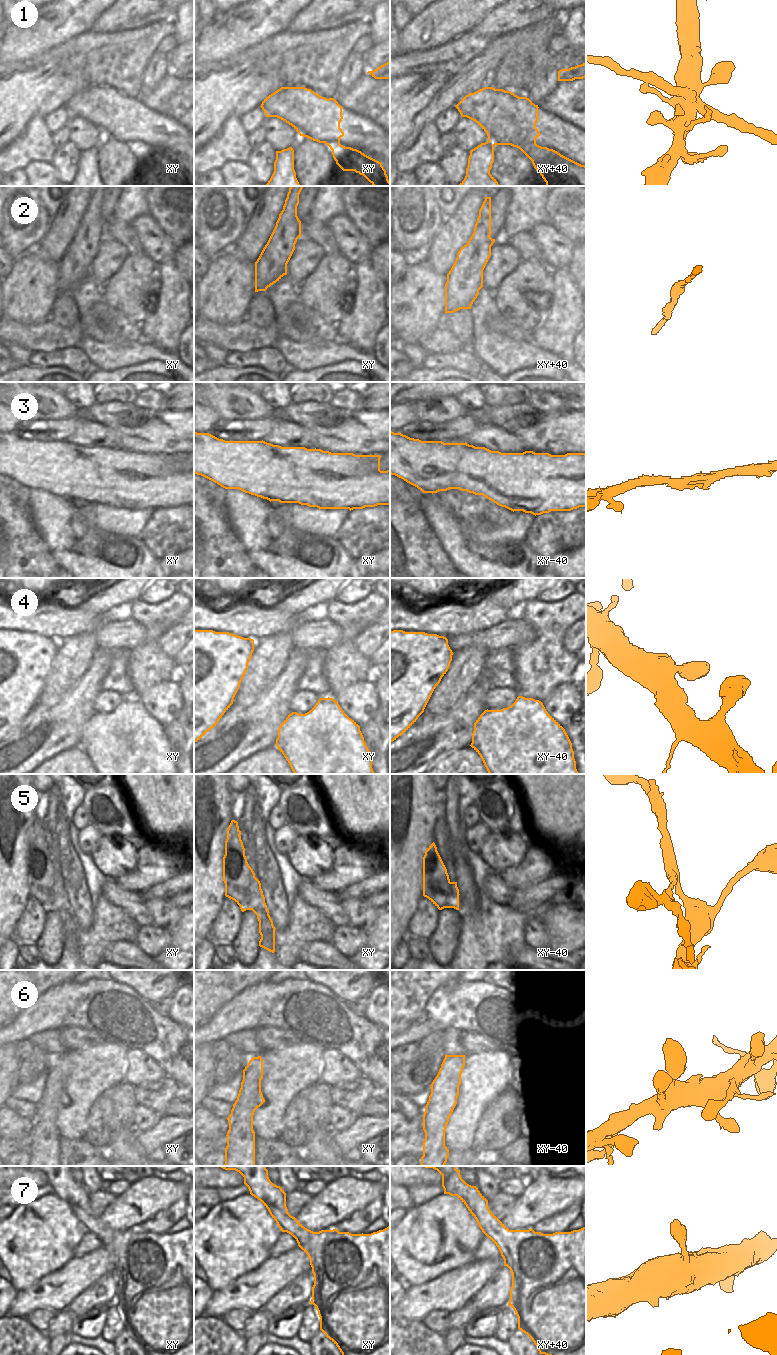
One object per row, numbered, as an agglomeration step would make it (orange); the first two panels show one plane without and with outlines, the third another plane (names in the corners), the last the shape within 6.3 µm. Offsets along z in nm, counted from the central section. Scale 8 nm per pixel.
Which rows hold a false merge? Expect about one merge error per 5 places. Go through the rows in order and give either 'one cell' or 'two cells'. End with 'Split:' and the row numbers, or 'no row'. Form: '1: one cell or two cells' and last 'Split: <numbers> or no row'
1: two cells
2: one cell
3: one cell
4: one cell
5: two cells
6: one cell
7: one cell
Split: 1, 5

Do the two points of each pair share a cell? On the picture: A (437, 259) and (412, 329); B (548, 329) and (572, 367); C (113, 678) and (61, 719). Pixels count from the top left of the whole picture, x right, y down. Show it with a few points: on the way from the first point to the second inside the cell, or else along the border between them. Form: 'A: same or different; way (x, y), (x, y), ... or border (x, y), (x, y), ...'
A: different; border (426, 259), (436, 272), (446, 275)
B: different; border (569, 360), (572, 361)
C: different; border (110, 665), (102, 681), (101, 689)

